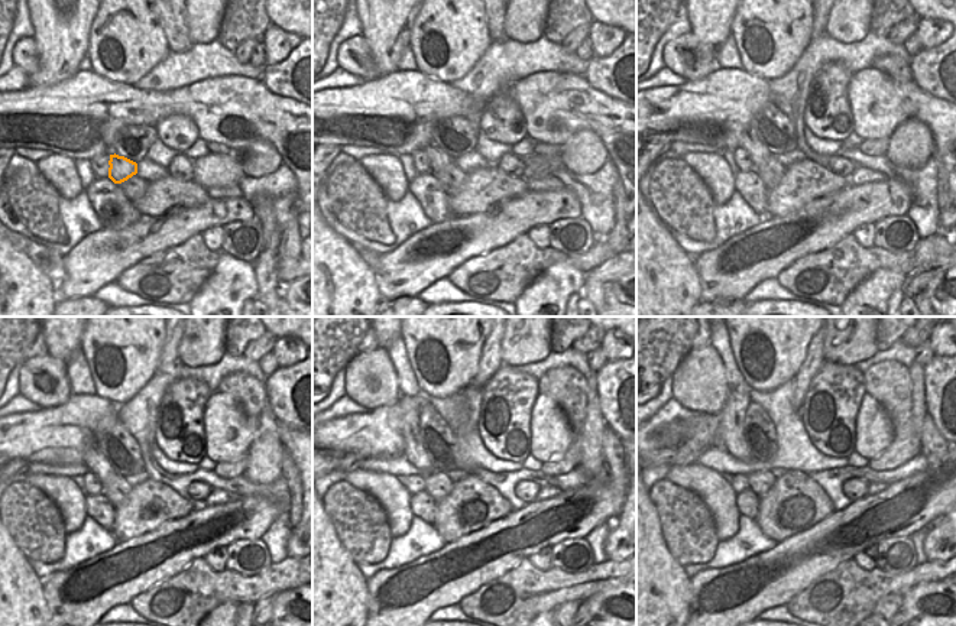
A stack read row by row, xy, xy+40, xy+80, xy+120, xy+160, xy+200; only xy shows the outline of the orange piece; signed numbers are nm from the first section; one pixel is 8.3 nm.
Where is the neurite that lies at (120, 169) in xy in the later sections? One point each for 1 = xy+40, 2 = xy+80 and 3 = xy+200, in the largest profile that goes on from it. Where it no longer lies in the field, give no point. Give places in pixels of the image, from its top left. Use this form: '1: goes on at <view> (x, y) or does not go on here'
1: goes on at xy+40 (438, 159)
2: goes on at xy+80 (749, 143)
3: goes on at xy+200 (732, 417)

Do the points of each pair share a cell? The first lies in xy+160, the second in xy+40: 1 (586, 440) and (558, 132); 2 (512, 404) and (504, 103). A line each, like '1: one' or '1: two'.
1: two
2: one

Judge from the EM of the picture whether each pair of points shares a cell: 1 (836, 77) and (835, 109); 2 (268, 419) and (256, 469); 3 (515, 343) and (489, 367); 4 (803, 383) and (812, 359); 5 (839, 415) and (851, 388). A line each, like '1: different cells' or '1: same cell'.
1: same cell
2: same cell
3: different cells
4: same cell
5: same cell

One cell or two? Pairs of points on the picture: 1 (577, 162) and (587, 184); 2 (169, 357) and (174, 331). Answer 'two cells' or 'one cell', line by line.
1: two cells
2: one cell

